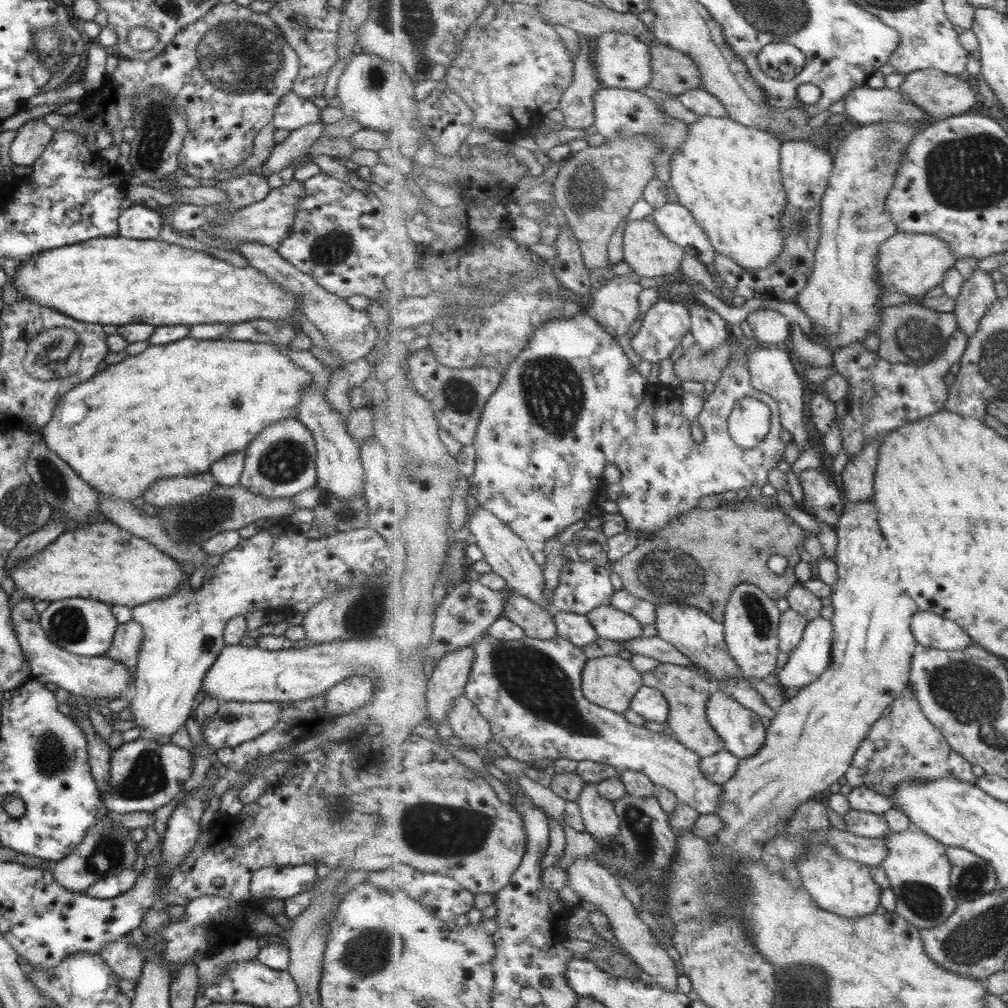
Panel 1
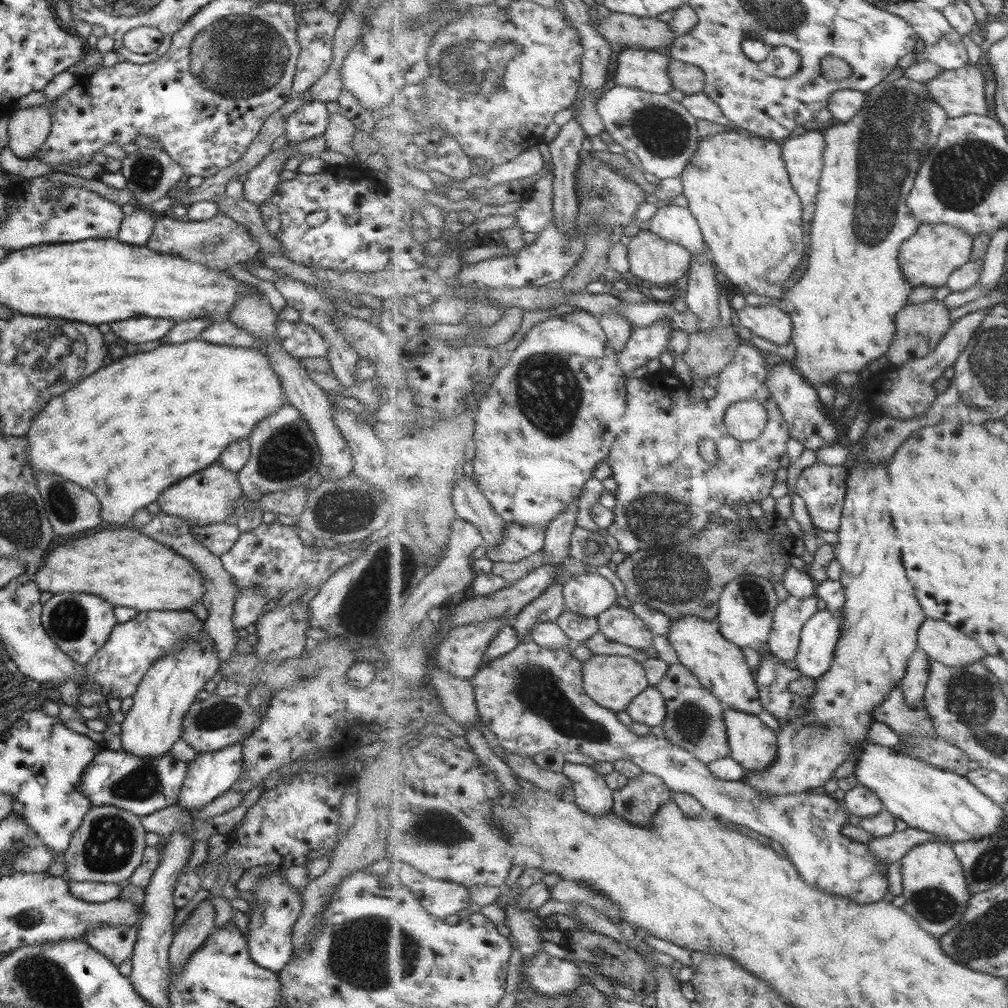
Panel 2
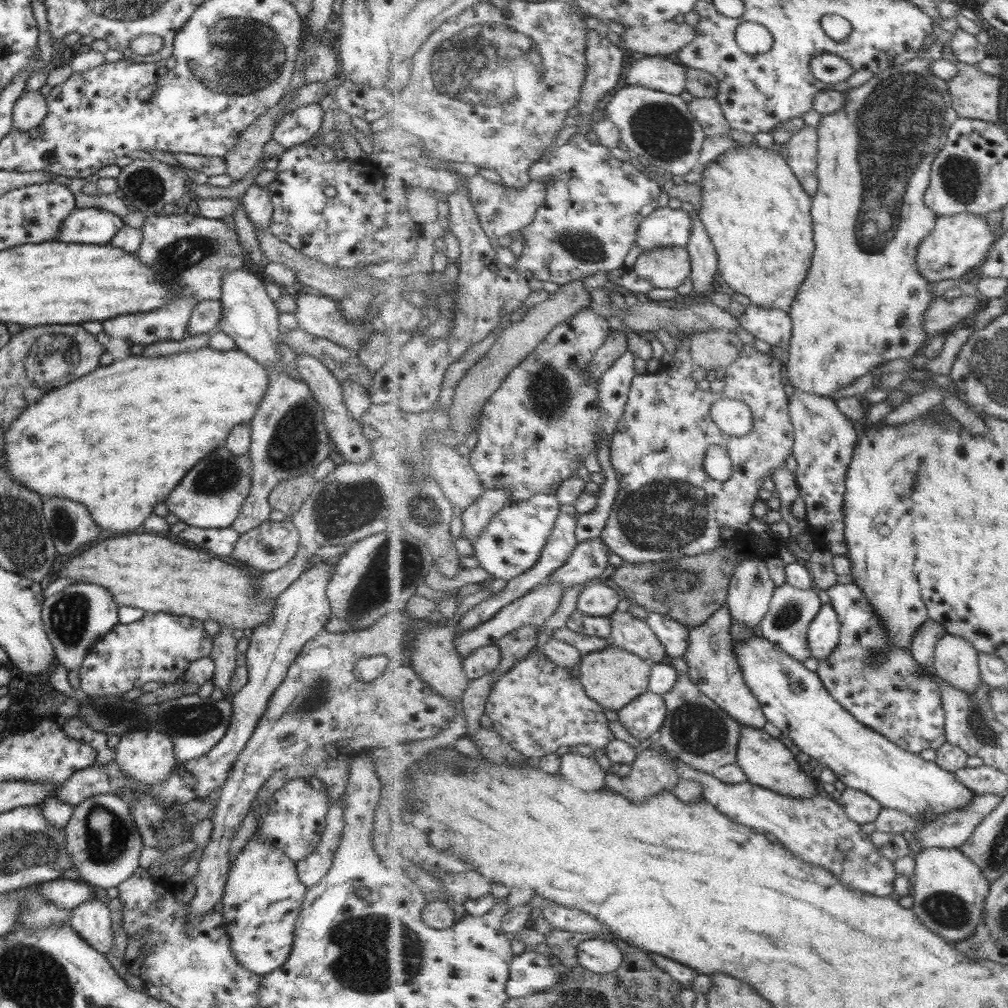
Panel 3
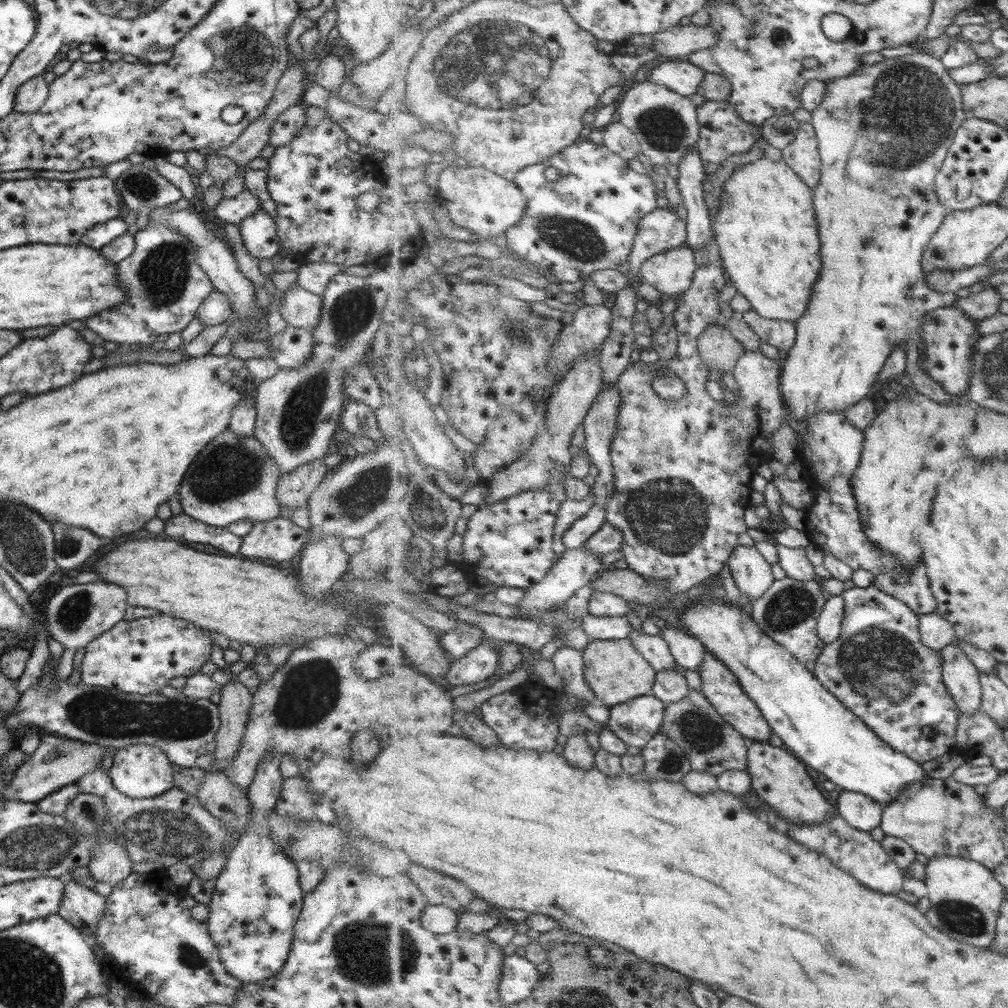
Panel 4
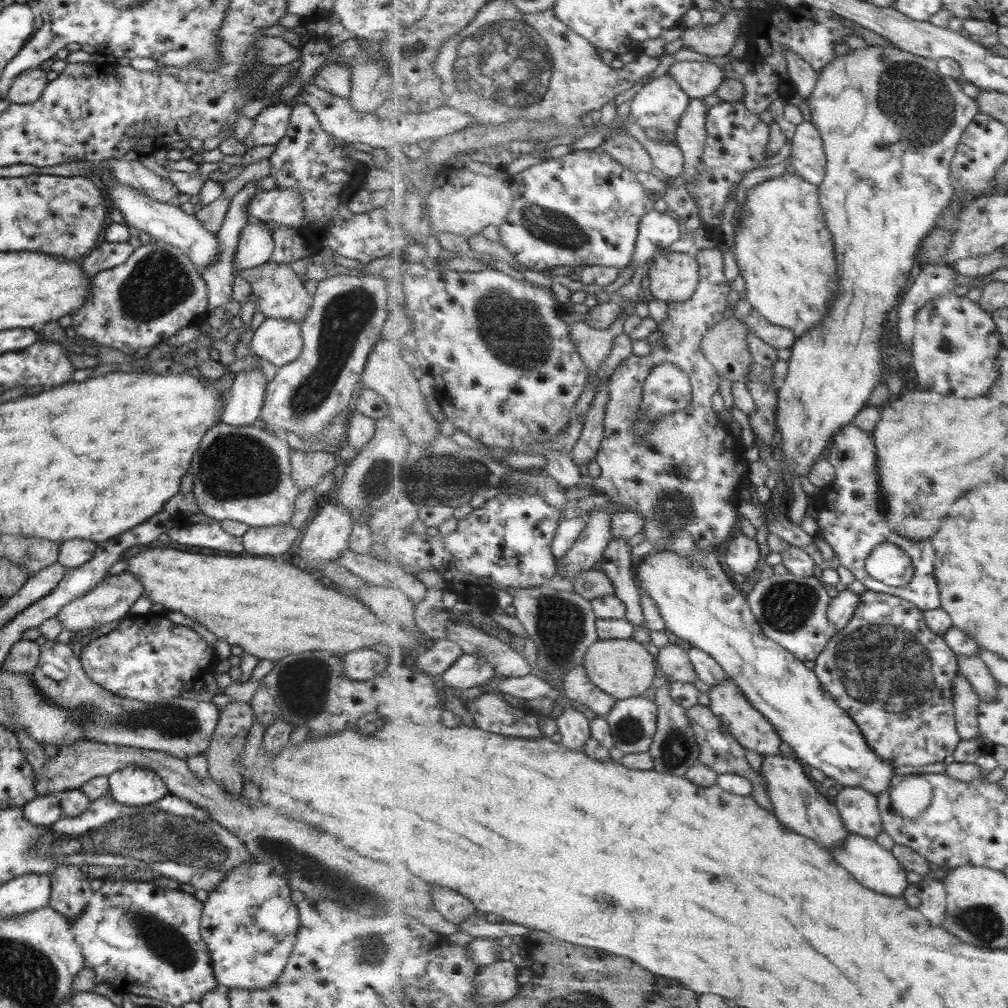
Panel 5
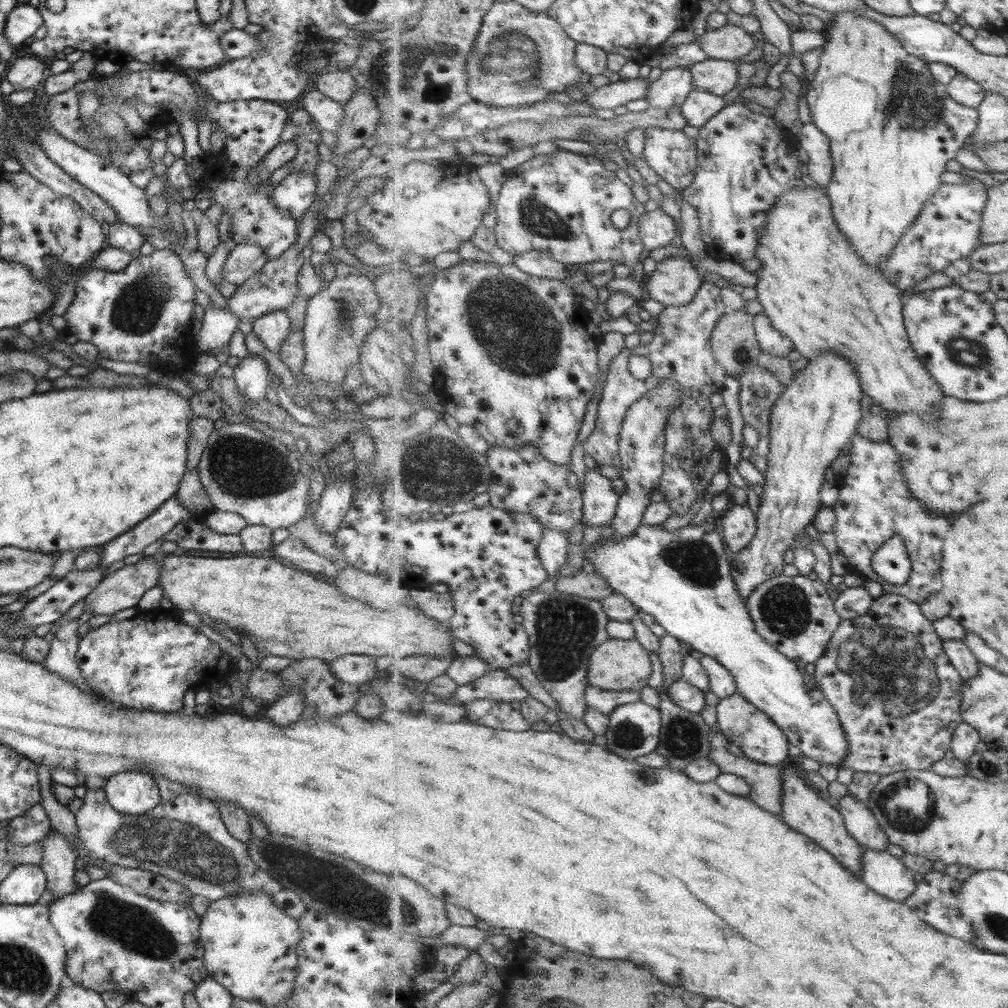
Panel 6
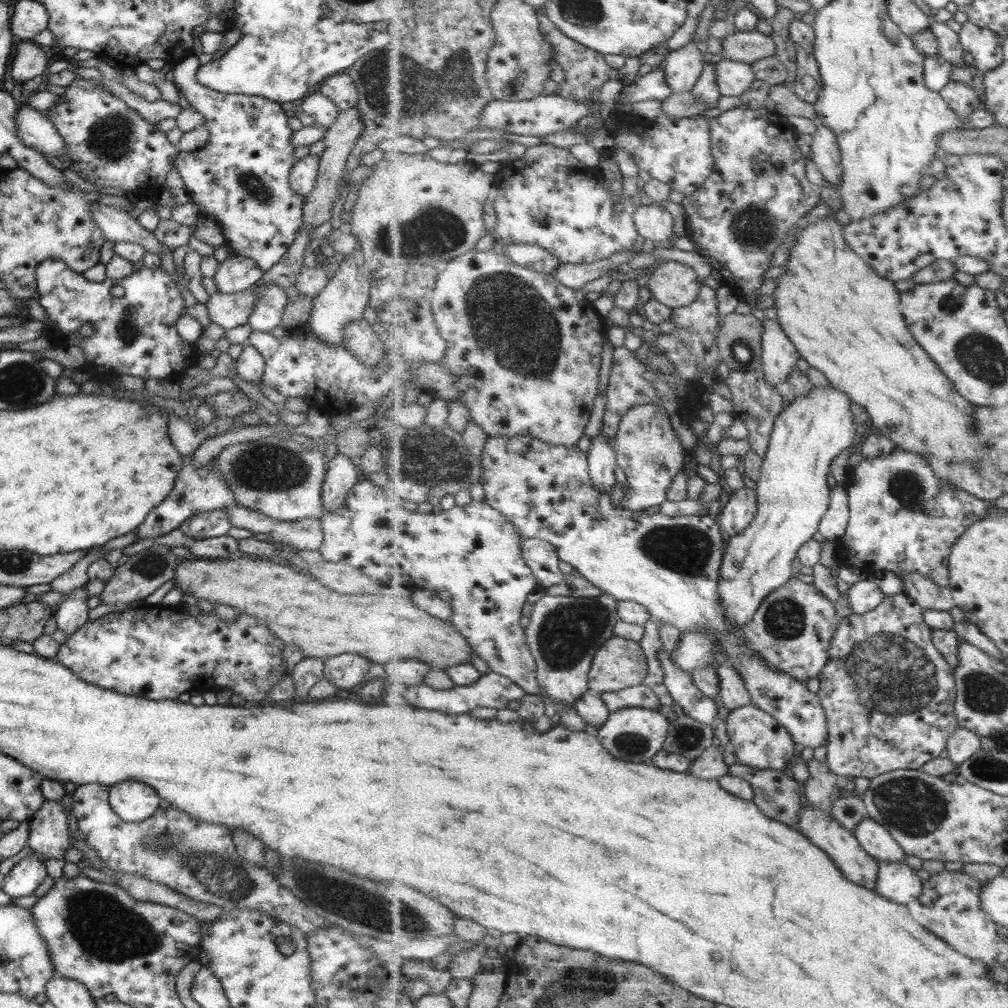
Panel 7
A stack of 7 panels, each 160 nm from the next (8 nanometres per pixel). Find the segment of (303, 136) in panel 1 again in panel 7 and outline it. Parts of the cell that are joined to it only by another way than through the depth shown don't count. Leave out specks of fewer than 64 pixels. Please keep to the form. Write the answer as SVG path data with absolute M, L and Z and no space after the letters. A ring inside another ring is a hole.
M234 255L219 263L212 279L219 293L233 294L254 286L263 273L250 258Z

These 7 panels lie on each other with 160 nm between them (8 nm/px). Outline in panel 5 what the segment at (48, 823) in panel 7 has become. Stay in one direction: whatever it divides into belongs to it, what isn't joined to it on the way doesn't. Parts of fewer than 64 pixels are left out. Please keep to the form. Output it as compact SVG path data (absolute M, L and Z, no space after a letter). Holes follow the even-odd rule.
M59 866L47 875L51 884L47 907L61 914L68 921L75 920L87 906L93 893L79 866Z

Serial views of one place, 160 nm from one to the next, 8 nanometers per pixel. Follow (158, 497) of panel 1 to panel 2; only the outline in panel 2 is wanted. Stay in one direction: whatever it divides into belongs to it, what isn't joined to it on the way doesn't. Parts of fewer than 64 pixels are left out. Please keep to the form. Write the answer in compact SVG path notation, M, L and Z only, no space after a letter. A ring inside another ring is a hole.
M217 462L209 464L203 470L197 470L195 474L183 478L181 482L173 484L171 488L167 488L165 492L161 492L161 498L157 498L157 505L161 509L161 513L169 516L182 518L188 524L196 522L196 524L213 524L223 523L230 514L233 513L233 505L235 501L243 504L243 491L237 480L237 475L225 467L219 466Z

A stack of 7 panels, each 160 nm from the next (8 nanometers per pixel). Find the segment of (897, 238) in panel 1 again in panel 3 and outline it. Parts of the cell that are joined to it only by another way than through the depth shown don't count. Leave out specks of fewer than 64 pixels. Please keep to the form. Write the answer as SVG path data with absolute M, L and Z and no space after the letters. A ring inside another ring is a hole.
M961 213L939 216L936 228L924 238L918 249L917 266L920 273L931 282L962 278L973 267L984 262L986 254L995 242L995 234L989 222L978 214Z

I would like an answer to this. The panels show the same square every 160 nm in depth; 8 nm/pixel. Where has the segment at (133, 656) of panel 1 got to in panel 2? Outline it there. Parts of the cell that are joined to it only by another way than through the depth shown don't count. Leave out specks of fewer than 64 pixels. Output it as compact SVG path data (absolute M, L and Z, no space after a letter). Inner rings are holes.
M189 610L138 611L131 620L116 623L107 642L84 664L82 678L98 686L105 698L131 697L149 667L188 638L197 641L202 625L202 621Z

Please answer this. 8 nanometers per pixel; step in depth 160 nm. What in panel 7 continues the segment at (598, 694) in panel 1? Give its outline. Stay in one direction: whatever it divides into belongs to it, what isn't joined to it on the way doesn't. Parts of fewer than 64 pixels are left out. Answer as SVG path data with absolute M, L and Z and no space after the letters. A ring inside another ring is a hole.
M615 636L596 652L589 686L599 694L623 690L644 682L648 662L639 642Z

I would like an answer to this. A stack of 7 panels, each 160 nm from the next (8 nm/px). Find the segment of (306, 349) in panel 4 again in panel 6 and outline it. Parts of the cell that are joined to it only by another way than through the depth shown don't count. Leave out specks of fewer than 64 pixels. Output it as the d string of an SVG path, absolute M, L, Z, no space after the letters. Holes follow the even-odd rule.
M274 310L251 320L252 331L264 348L277 354L283 339L291 332L285 311Z

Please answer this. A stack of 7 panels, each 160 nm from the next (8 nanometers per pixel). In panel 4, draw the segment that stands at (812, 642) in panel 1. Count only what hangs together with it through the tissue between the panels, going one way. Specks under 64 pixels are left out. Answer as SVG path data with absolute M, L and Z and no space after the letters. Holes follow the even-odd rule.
M833 595L826 603L818 623L819 638L829 646L836 642L843 633L846 606L841 595Z

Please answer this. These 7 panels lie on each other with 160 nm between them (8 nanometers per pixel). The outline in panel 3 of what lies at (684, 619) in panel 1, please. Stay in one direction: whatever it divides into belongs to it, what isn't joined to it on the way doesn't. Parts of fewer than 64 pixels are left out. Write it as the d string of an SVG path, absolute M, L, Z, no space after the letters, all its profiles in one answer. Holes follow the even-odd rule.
M723 605L712 617L699 626L690 628L689 649L683 658L688 664L688 675L712 698L725 712L728 712L739 725L763 728L768 718L764 715L761 703L744 677L736 652L737 642L731 638L729 630L733 626L729 605Z

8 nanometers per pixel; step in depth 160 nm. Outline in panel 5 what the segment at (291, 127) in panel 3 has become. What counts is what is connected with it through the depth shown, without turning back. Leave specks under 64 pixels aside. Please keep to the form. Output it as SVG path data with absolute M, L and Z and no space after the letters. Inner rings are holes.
M281 102L261 108L252 118L253 125L249 134L243 138L242 144L247 148L263 144L276 145L285 136L291 109L291 103Z

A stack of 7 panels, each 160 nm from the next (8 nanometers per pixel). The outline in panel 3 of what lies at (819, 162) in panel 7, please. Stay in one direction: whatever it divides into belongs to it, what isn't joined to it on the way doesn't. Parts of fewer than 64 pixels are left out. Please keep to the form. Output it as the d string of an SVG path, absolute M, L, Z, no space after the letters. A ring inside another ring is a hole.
M804 125L786 143L780 147L780 153L804 189L813 198L819 190L820 179L818 178L818 142L819 133L813 126Z

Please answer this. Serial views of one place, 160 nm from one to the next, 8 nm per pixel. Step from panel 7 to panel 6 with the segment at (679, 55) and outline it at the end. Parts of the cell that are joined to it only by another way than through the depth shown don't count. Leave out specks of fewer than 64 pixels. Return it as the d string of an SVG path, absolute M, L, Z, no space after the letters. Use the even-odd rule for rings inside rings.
M680 66L662 71L657 81L650 83L648 98L651 107L680 107L696 88L691 66Z

